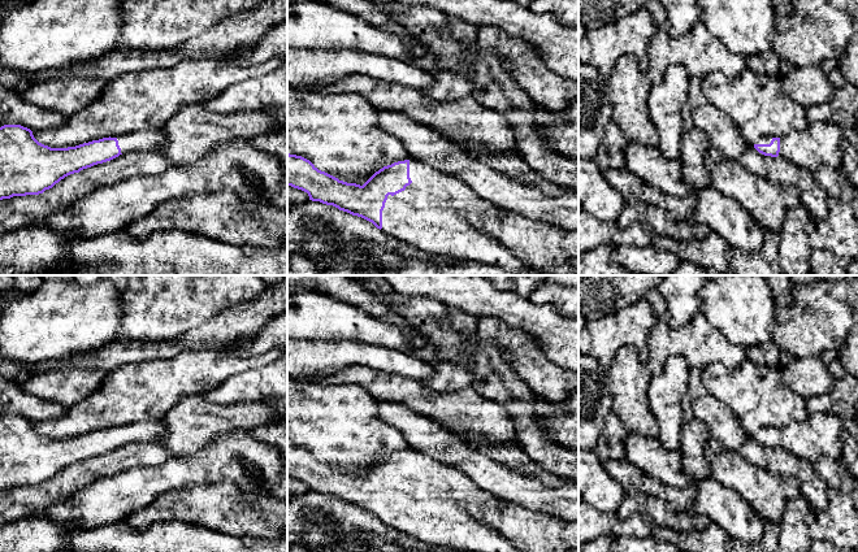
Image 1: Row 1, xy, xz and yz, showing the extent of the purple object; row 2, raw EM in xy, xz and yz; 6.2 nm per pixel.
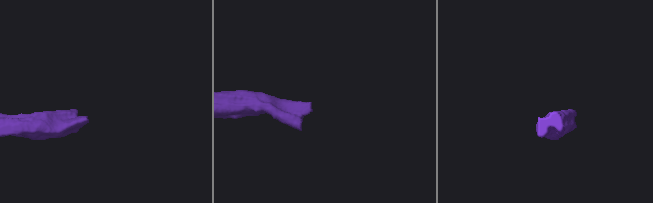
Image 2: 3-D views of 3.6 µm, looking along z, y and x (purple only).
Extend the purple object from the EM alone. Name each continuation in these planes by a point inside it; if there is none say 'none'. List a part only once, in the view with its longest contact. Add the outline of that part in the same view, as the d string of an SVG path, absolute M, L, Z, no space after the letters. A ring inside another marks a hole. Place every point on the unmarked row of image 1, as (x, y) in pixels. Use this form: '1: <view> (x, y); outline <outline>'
1: xz (430, 505); outline M415 449L410 451L410 469L412 474L404 482L394 487L389 486L382 501L381 521L390 530L422 544L460 552L523 552L514 540L468 513L468 507L497 507L500 500L491 492L481 490L459 469Z

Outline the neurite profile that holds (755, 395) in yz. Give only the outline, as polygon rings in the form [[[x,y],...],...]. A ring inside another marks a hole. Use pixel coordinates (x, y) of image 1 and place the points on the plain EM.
[[[750,360],[734,369],[712,362],[702,368],[702,382],[733,412],[749,438],[762,429],[783,429],[810,416],[806,399],[783,384],[777,368]]]

